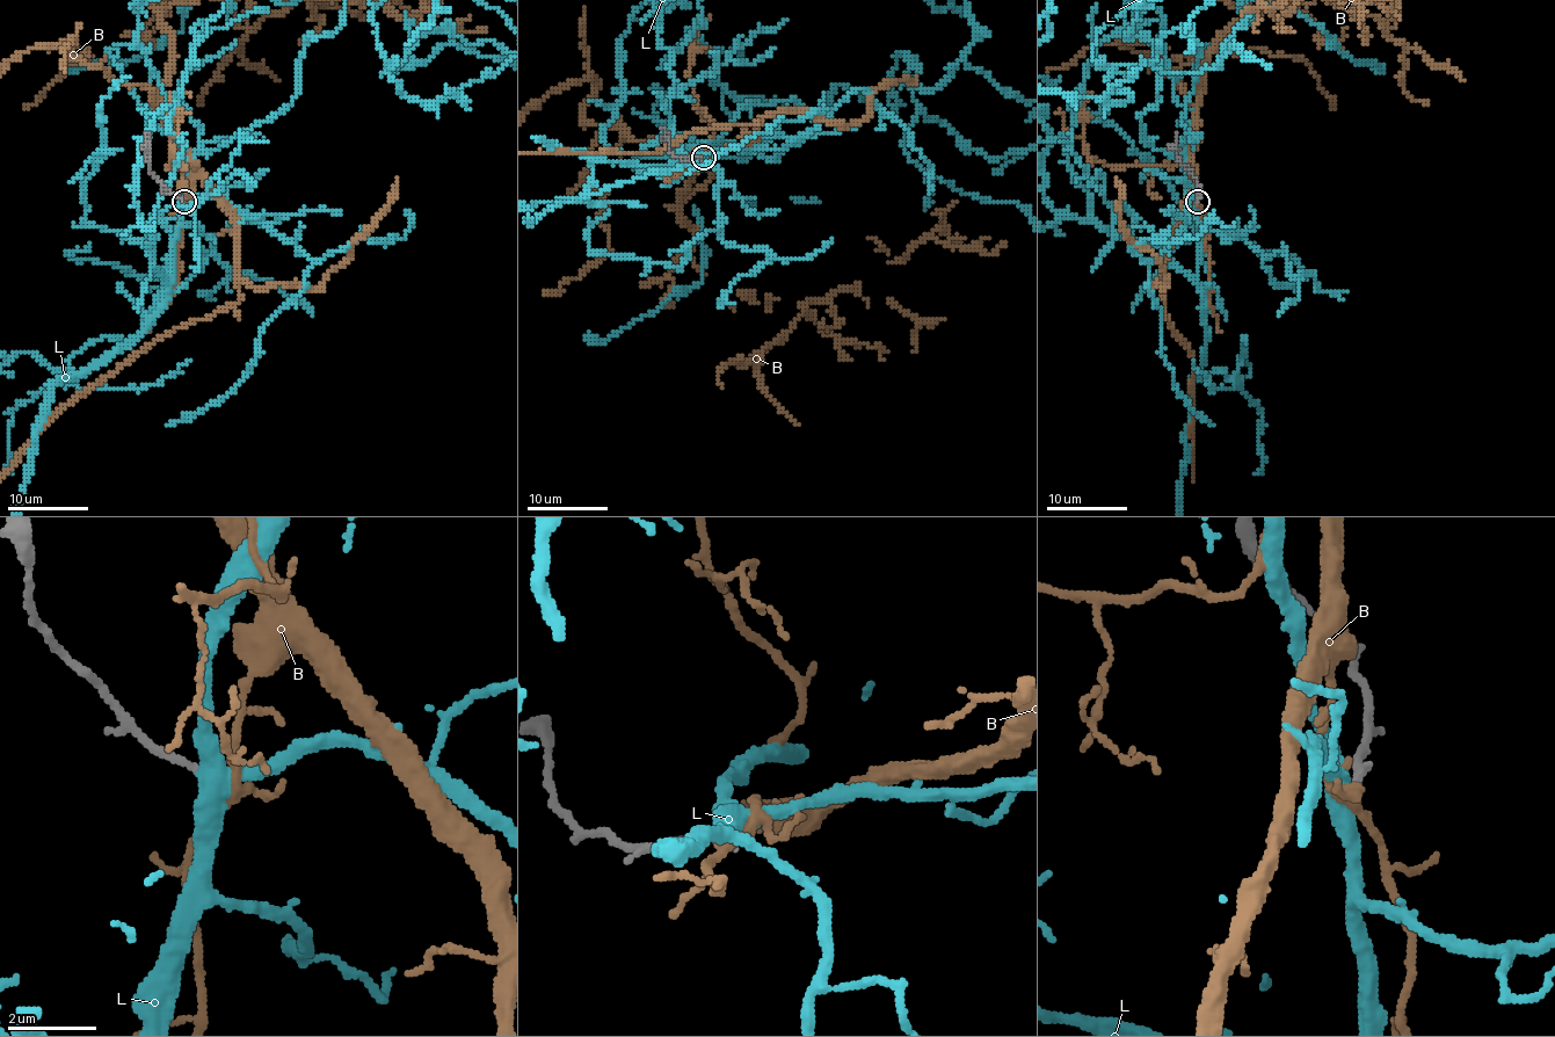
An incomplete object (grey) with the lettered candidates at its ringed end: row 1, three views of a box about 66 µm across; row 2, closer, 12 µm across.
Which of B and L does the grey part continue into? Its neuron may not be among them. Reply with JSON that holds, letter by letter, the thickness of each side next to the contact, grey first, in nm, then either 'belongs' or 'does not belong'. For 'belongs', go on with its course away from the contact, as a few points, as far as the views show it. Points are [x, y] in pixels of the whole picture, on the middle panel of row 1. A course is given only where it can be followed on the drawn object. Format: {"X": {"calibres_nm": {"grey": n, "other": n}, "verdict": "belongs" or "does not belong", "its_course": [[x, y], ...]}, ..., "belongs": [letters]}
{"B": {"calibres_nm": {"grey": 200, "other": 200}, "verdict": "belongs"}, "L": {"calibres_nm": {"grey": 200, "other": 420}, "verdict": "does not belong"}, "belongs": ["B"]}

